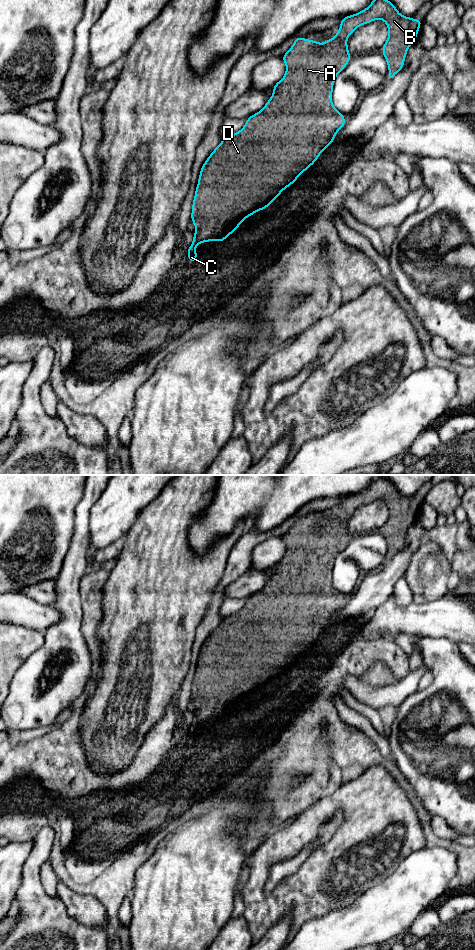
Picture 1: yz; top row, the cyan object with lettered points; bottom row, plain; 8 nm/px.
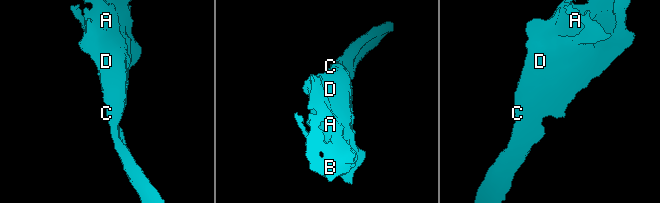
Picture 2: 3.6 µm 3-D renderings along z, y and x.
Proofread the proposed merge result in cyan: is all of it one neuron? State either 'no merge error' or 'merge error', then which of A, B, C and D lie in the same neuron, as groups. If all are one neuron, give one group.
no merge error; groups A B C D

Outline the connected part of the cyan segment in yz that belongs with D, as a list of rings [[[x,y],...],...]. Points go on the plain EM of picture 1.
[[[375,476],[371,484],[366,489],[356,494],[342,497],[340,502],[340,510],[335,512],[335,515],[337,517],[329,518],[323,524],[320,524],[315,519],[311,521],[309,519],[305,519],[304,517],[294,518],[294,523],[292,527],[281,537],[281,539],[284,541],[286,545],[286,552],[284,557],[280,561],[274,564],[273,574],[271,578],[267,581],[265,586],[259,592],[247,598],[247,601],[241,610],[239,610],[237,613],[231,614],[223,618],[220,624],[212,631],[212,633],[209,635],[209,637],[206,639],[206,641],[203,643],[201,647],[197,667],[195,670],[194,680],[192,683],[192,690],[191,690],[192,693],[191,693],[190,702],[193,702],[195,704],[195,713],[190,727],[187,728],[187,737],[192,744],[195,743],[197,740],[199,740],[197,738],[197,731],[195,729],[195,727],[198,724],[202,724],[204,722],[209,722],[209,721],[224,723],[225,718],[231,715],[232,713],[235,713],[243,700],[255,694],[257,691],[261,691],[263,689],[268,688],[269,685],[275,681],[275,679],[282,673],[284,669],[290,667],[299,658],[299,656],[302,653],[304,653],[309,647],[311,647],[317,641],[320,634],[330,624],[334,623],[336,613],[346,605],[344,594],[339,592],[333,587],[332,574],[333,574],[333,565],[335,562],[335,558],[342,550],[346,548],[347,544],[350,542],[350,539],[351,539],[351,535],[348,531],[347,519],[359,506],[364,504],[369,504],[377,499],[382,499],[388,507],[389,516],[387,521],[382,526],[381,533],[387,541],[388,553],[389,553],[389,559],[390,559],[390,558],[393,558],[398,552],[402,550],[405,543],[405,537],[406,537],[407,531],[409,527],[413,524],[414,520],[418,517],[418,511],[419,511],[420,505],[424,501],[422,499],[413,499],[411,497],[401,495],[398,492],[397,488],[394,486],[394,484],[383,477]]]

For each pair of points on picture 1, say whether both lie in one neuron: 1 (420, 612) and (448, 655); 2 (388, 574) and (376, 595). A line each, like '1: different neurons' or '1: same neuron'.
1: different neurons
2: same neuron

